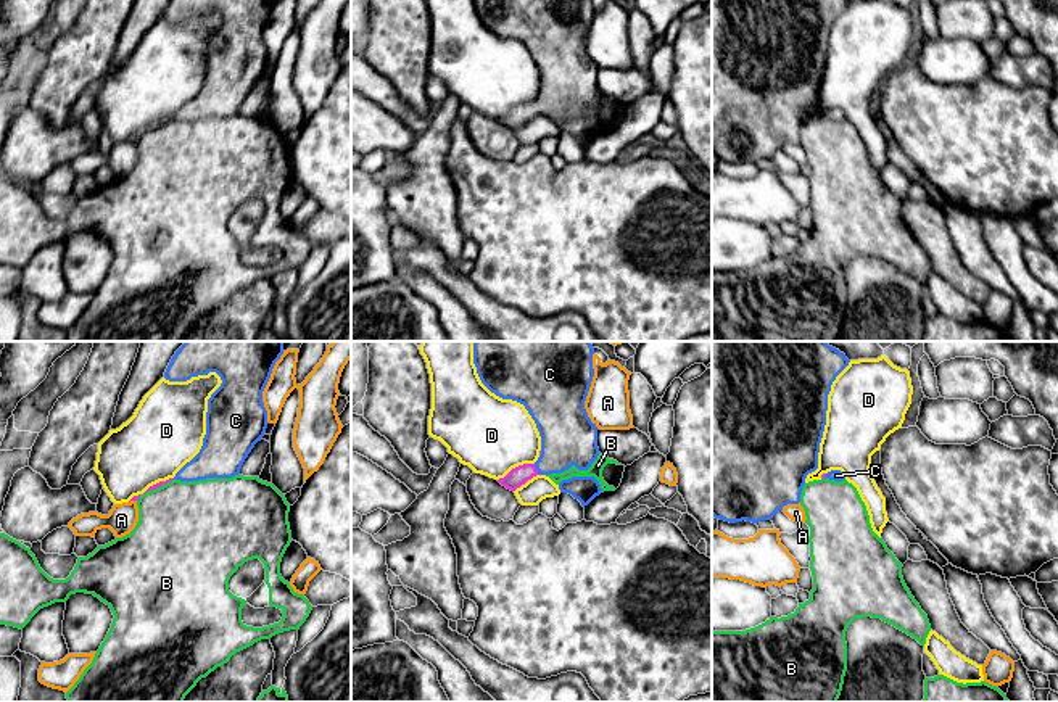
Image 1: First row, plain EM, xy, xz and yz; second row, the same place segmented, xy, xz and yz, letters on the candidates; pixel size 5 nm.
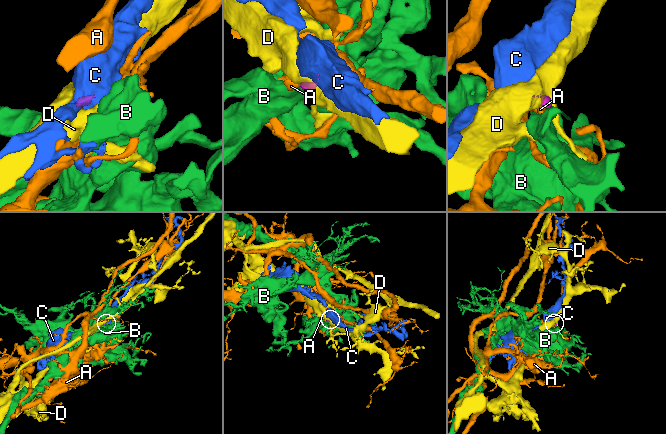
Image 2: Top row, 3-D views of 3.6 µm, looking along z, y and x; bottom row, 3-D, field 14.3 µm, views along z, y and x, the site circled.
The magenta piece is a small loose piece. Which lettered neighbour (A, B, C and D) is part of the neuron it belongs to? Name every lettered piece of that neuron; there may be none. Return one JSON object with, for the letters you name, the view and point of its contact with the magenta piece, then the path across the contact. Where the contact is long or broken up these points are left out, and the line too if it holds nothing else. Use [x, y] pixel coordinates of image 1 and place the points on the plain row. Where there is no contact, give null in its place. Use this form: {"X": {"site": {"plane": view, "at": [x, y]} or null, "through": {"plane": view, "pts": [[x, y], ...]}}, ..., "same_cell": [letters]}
{"C": {"site": {"plane": "xz", "at": [535, 108]}, "through": {"plane": "xz", "pts": [[519, 115], [535, 108], [569, 76]]}}, "same_cell": ["C"]}

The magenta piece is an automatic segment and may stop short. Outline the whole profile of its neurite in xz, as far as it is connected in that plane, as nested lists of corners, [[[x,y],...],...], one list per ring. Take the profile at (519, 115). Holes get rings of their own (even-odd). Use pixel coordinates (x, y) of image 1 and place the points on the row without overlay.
[[[473,0],[481,23],[496,35],[525,45],[541,76],[535,103],[512,108],[498,121],[515,130],[536,114],[562,113],[575,105],[588,109],[599,95],[597,66],[588,56],[585,40],[594,16],[593,0]]]

